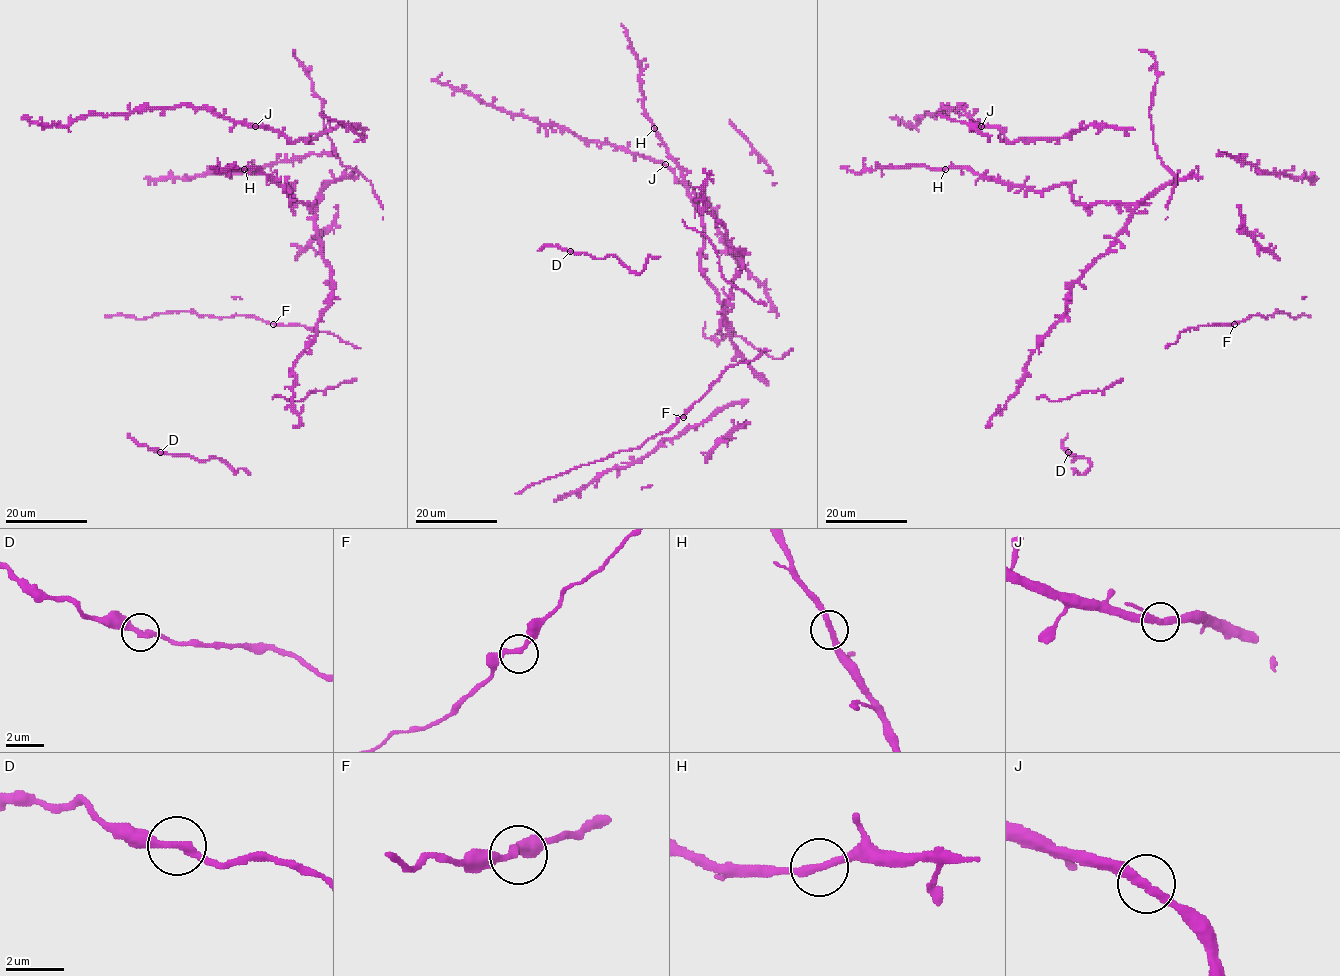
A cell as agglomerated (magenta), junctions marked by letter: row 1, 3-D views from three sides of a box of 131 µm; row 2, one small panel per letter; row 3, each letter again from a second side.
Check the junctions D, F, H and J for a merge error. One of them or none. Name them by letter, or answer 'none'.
none

